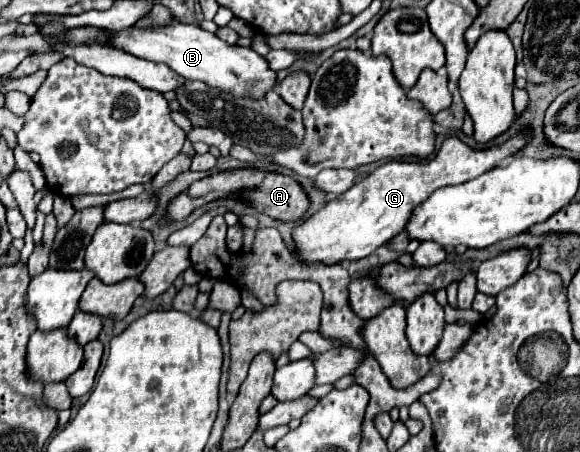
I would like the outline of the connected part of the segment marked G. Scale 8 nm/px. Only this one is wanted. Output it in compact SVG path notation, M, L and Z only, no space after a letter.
M526 127L502 145L472 149L456 135L446 135L434 157L422 161L388 161L356 185L354 179L358 177L358 169L324 169L316 175L314 183L330 195L342 195L328 201L326 207L294 229L294 249L300 253L300 259L308 263L340 263L344 259L354 261L368 257L394 235L404 231L404 225L408 225L412 219L414 209L424 203L440 185L454 185L458 181L478 177L486 169L492 169L516 155L530 139L532 129Z

